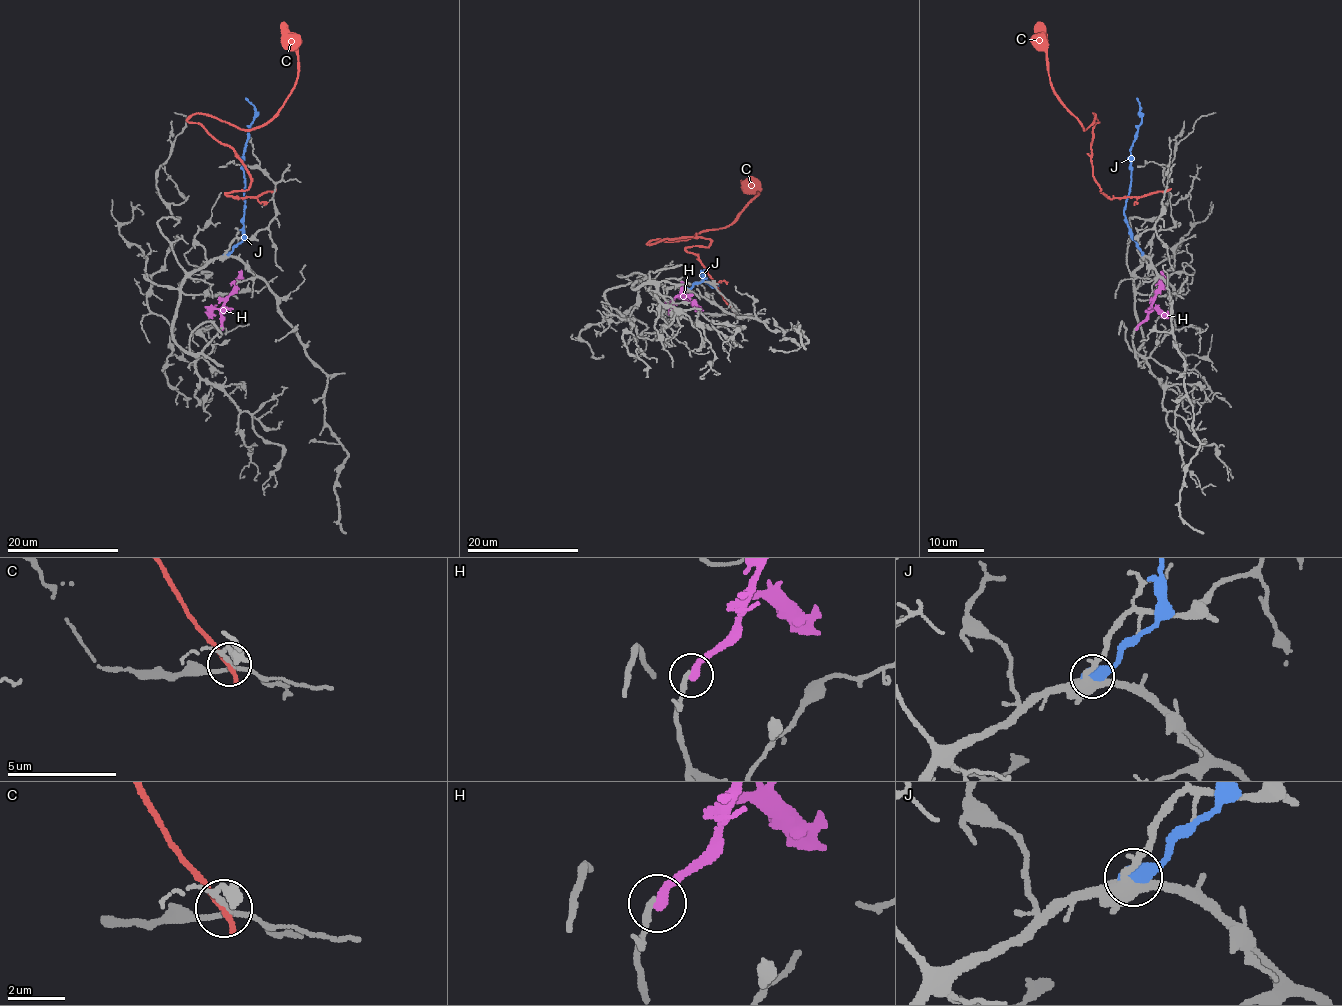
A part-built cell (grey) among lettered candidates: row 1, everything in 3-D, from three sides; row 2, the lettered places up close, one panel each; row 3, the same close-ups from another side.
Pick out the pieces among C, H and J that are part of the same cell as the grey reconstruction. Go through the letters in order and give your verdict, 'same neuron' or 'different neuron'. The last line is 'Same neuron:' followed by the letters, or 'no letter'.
C: different neuron
H: different neuron
J: different neuron
Same neuron: no letter

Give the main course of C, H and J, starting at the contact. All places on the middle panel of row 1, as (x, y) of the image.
C: (734, 311), (686, 250), (710, 240), (647, 243), (727, 227), (757, 195), (742, 183)
H: (682, 282), (682, 295), (701, 309)
J: (686, 288), (703, 279), (704, 269), (703, 276), (713, 288), (714, 285), (706, 282)

